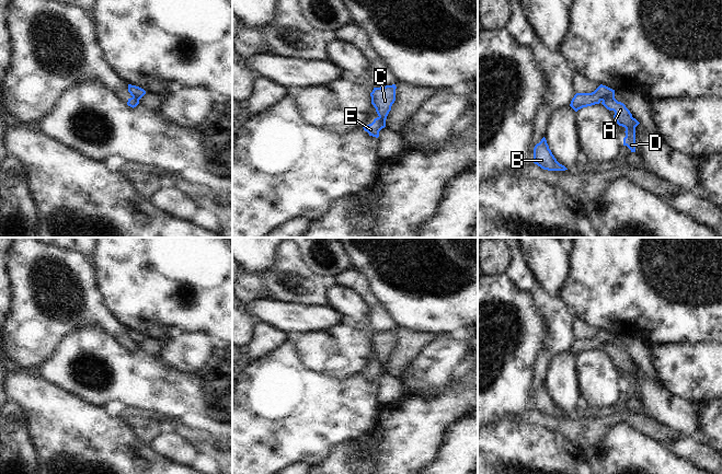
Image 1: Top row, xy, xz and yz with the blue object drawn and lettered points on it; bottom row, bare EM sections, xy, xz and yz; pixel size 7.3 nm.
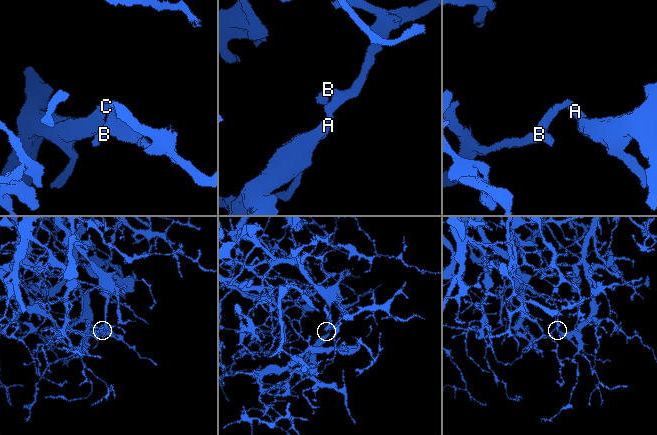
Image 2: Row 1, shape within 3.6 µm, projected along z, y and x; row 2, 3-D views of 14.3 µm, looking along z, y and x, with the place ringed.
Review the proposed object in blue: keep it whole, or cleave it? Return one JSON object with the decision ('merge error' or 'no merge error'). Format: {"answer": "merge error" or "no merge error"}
{"answer": "merge error"}

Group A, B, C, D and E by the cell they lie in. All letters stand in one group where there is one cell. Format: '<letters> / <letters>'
A D E / B C

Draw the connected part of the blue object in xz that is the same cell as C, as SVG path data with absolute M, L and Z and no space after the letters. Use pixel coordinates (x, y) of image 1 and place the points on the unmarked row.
M396 330L386 331L374 333L373 337L370 338L371 349L376 354L376 357L382 368L381 373L386 372L387 361L396 346L396 334Z

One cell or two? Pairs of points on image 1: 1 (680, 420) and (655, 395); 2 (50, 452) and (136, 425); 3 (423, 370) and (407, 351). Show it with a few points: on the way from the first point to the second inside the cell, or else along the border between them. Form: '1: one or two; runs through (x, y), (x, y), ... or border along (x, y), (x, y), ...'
1: one; runs through (674, 414), (662, 402)
2: two; border along (125, 420), (134, 434), (148, 444)
3: two; border along (431, 340), (411, 361)

